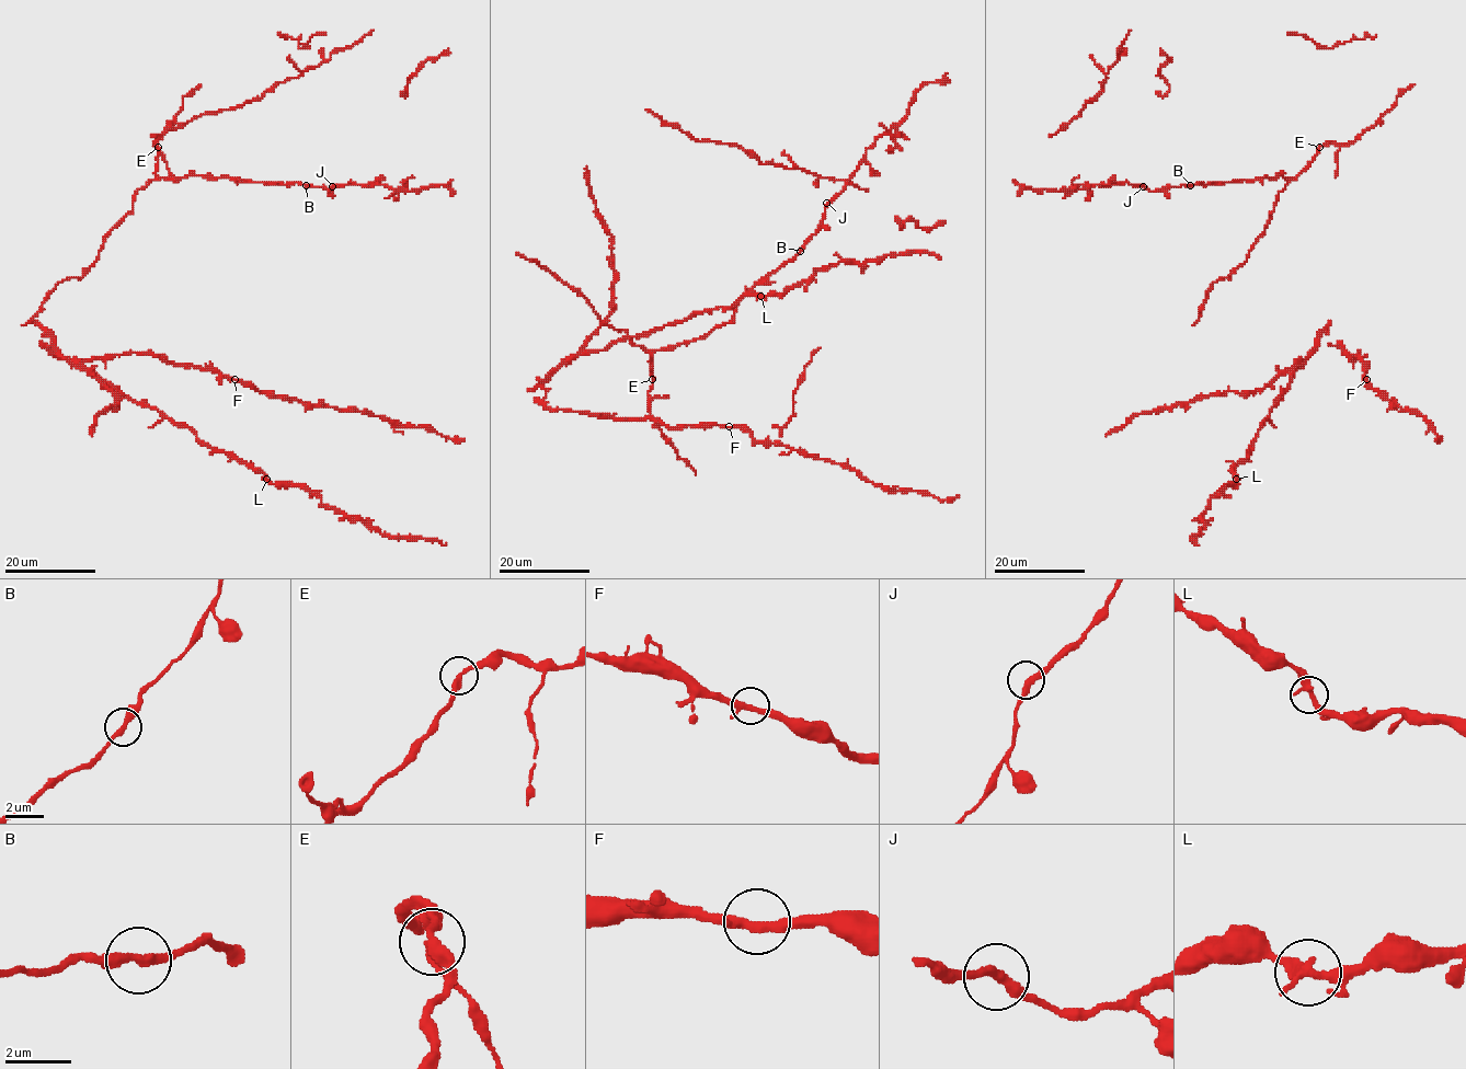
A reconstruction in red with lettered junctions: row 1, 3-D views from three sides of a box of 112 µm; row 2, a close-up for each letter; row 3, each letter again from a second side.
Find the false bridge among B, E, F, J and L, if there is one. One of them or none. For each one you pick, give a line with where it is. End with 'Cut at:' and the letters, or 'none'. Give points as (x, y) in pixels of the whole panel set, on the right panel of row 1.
Cut at: none

